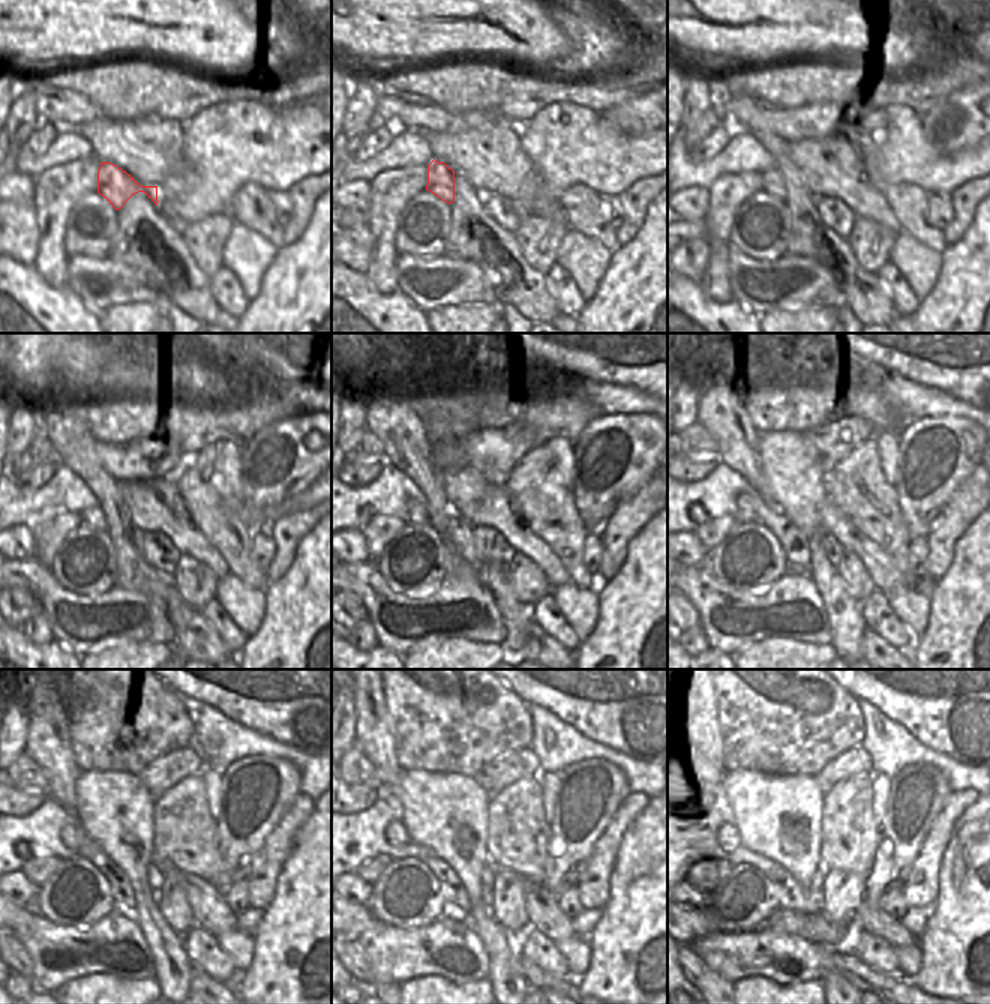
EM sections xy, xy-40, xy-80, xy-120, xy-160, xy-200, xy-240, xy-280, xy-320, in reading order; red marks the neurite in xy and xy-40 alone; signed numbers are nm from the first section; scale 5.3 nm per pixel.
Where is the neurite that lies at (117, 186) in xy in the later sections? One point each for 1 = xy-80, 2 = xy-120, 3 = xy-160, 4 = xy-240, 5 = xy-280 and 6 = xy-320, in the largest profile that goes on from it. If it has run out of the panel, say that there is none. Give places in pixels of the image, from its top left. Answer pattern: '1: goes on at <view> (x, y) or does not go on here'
1: goes on at xy-80 (774, 185)
2: goes on at xy-120 (92, 517)
3: goes on at xy-160 (416, 514)
4: goes on at xy-240 (71, 833)
5: goes on at xy-280 (396, 835)
6: goes on at xy-320 (722, 830)

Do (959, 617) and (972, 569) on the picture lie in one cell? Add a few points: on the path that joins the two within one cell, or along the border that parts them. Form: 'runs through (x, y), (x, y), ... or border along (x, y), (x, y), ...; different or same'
runs through (971, 605), (972, 581); same

